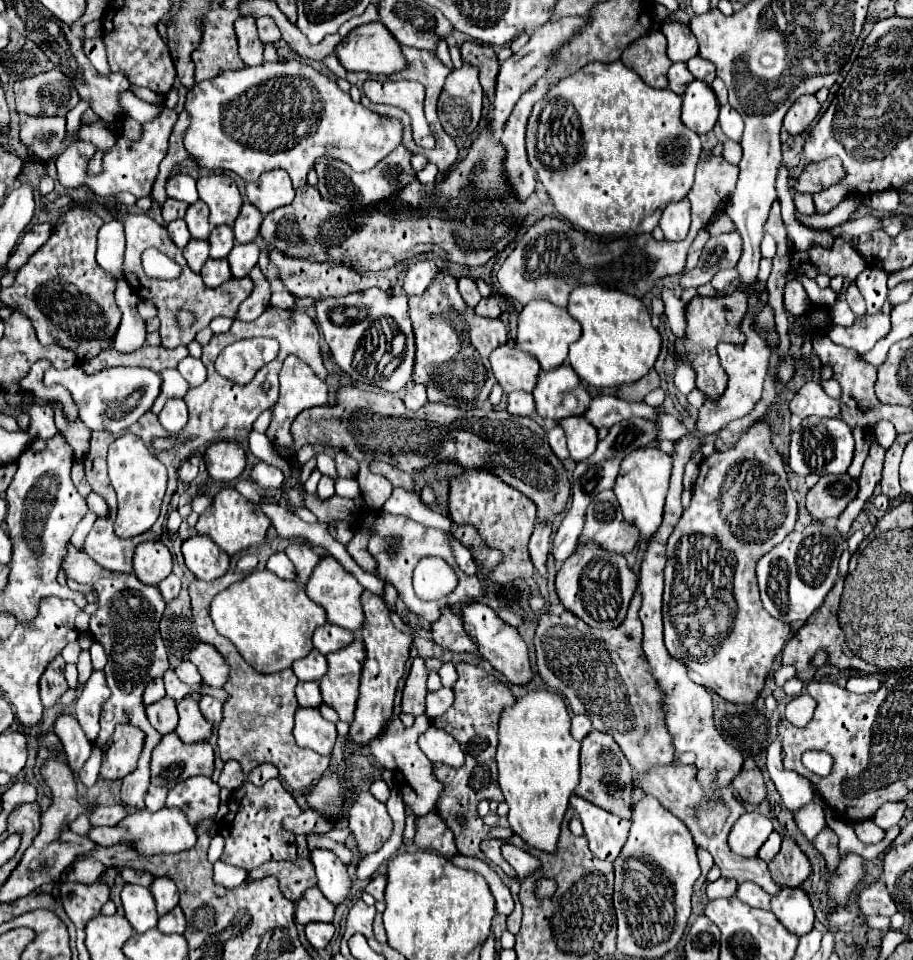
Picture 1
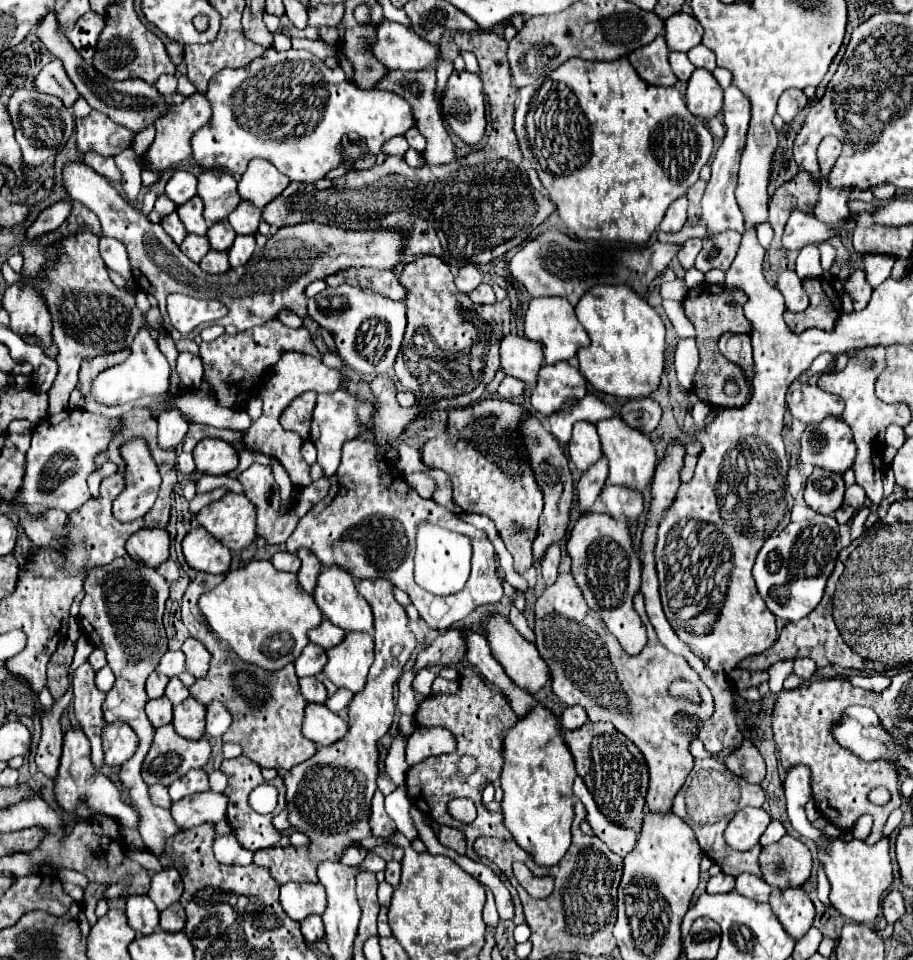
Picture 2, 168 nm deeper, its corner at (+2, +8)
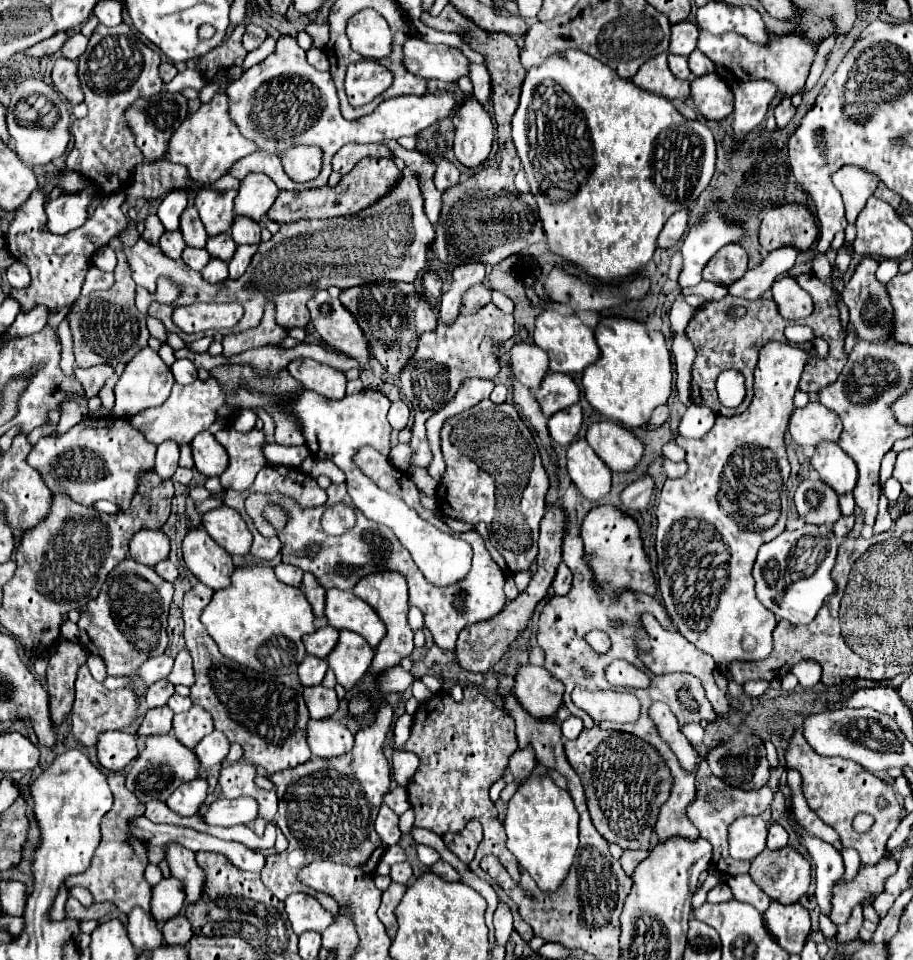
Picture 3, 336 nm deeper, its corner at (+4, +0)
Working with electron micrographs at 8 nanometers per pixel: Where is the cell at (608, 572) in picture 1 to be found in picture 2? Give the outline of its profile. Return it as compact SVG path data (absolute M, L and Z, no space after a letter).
M601 512L583 514L571 530L567 554L571 558L571 574L587 606L601 614L601 620L629 654L637 654L645 646L647 636L639 614L633 610L633 596L641 586L641 562L633 552L627 522L613 522L613 518Z

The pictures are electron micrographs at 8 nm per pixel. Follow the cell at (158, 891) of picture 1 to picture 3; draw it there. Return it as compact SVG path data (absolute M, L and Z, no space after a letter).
M163 878L157 886L153 886L151 898L151 914L157 922L167 922L177 916L185 906L183 884L177 878Z

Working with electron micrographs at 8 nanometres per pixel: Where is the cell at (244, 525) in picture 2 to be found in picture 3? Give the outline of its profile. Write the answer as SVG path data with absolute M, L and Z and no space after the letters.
M221 506L217 510L211 510L203 514L201 520L203 528L209 532L209 536L223 546L229 554L247 554L251 548L251 532L247 530L247 524L239 516L237 510L229 506Z

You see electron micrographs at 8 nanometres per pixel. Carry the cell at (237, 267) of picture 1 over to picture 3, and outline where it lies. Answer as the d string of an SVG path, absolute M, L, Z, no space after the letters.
M255 244L253 246L237 246L237 252L231 258L231 262L229 262L229 278L243 276L255 252L257 252L257 246Z

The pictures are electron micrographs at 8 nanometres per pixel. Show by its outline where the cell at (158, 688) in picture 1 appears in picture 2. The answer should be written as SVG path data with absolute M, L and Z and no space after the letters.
M157 672L149 674L147 684L145 684L145 686L147 686L147 696L149 696L149 698L159 698L159 696L163 696L167 682L169 682L169 678L163 676L163 674L157 674Z

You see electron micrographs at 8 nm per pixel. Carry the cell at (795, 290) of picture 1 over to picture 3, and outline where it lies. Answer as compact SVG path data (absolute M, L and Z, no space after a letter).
M791 276L773 282L771 298L775 300L777 310L785 320L803 320L813 312L811 296Z

